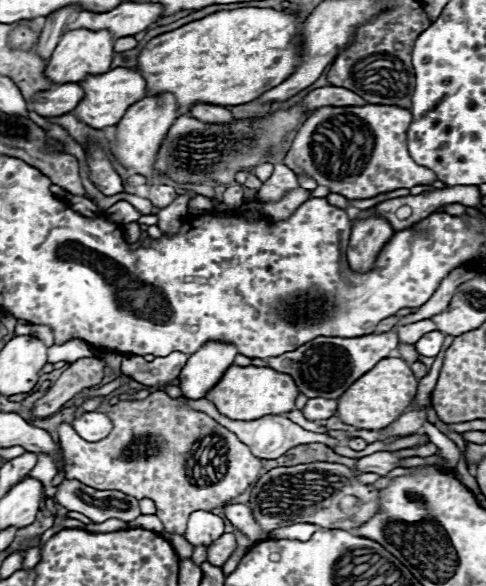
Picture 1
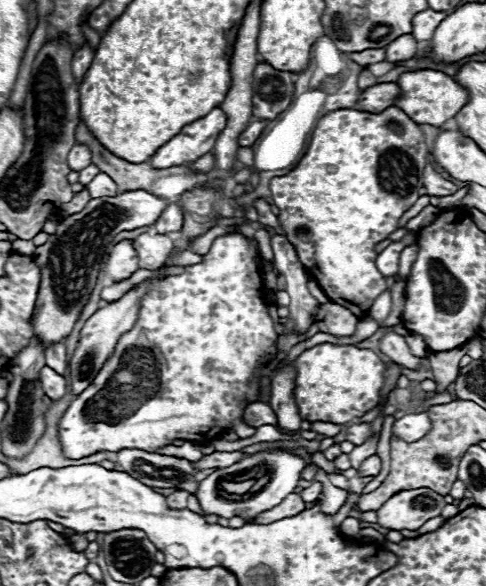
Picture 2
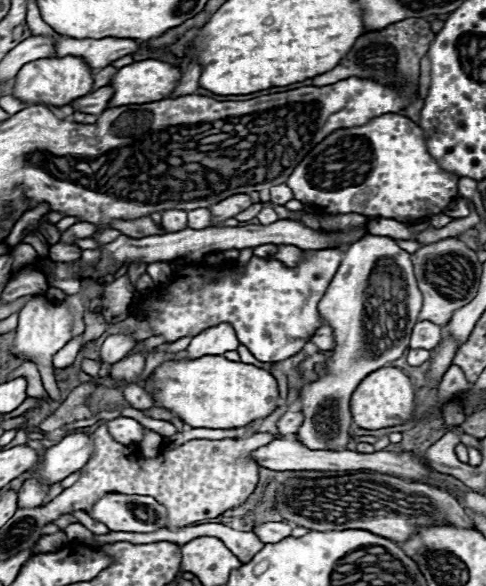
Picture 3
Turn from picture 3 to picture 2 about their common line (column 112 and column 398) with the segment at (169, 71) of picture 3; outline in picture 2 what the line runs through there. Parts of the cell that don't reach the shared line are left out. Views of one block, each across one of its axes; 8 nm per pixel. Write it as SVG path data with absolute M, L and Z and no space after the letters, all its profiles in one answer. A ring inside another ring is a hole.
M422 68L422 70L412 70L400 74L396 80L400 86L400 96L396 98L396 106L400 106L414 122L418 124L432 124L432 126L442 126L446 120L454 118L456 112L468 102L468 92L462 88L452 76L432 70L432 68Z

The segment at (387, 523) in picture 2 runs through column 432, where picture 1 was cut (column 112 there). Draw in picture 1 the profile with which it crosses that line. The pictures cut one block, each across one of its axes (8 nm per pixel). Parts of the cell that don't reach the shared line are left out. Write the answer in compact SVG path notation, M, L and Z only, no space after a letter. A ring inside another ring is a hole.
M64 480L56 486L52 498L68 512L80 512L98 524L108 518L132 522L142 514L136 498L130 498L118 490L94 490L78 480Z

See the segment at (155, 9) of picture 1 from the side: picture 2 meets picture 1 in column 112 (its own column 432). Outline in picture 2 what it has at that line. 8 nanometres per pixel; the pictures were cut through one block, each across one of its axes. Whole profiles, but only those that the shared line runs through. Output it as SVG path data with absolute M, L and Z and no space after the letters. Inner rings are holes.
M432 8L422 10L420 14L416 14L416 18L412 20L412 36L418 42L426 42L432 38L436 26L448 16L448 12L436 12Z

